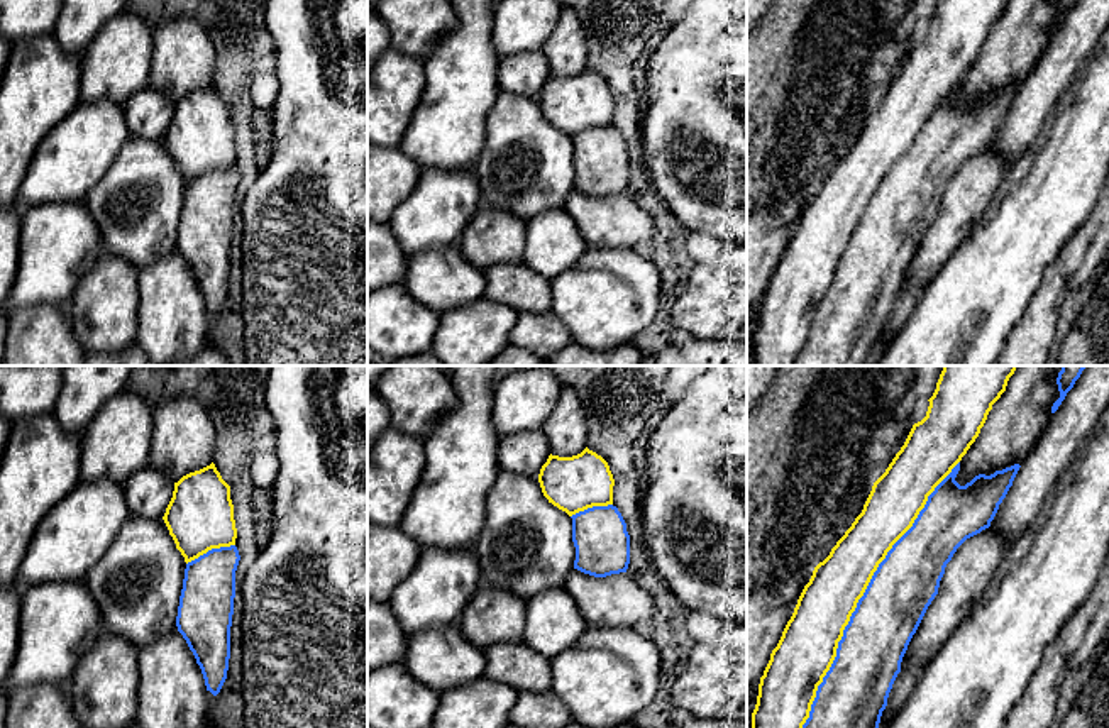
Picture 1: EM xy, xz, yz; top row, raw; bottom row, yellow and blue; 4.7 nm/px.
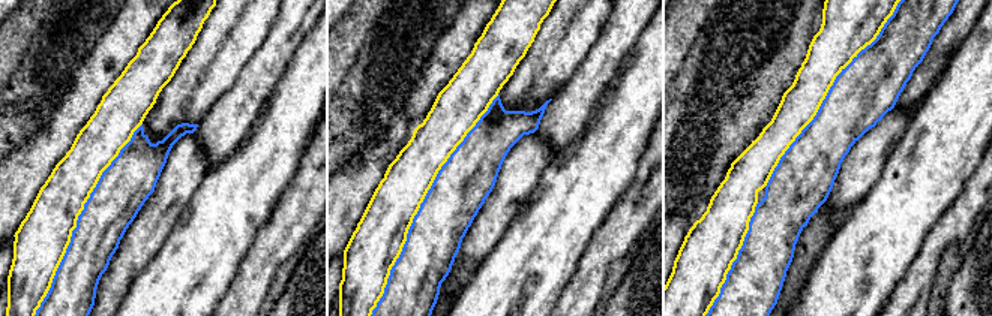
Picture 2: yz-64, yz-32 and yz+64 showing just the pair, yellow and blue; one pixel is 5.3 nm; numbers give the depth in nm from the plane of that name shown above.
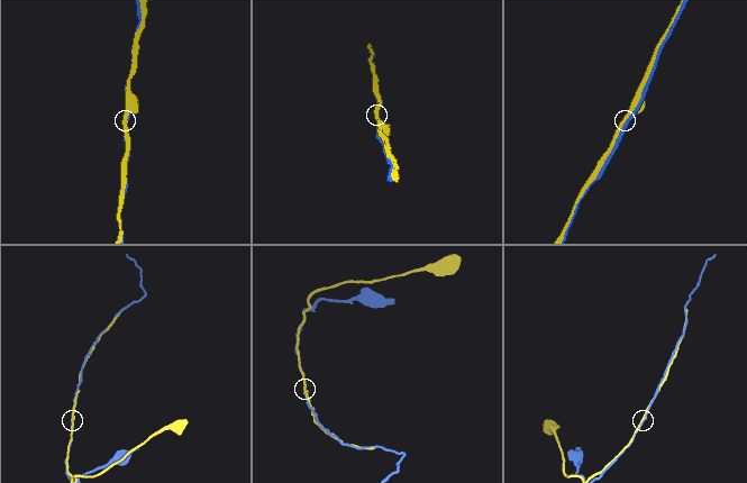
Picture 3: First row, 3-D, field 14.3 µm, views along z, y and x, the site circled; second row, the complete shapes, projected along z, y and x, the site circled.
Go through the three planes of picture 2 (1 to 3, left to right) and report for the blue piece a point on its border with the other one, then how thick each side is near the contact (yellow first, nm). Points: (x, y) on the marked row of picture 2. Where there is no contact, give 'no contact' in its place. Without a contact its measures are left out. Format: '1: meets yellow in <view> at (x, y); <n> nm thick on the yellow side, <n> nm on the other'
1: meets yellow in yz-64 at (77, 219); 280 nm thick on the yellow side, 280 nm on the other
2: meets yellow in yz-32 at (419, 205); 280 nm thick on the yellow side, 300 nm on the other
3: meets yellow in yz+64 at (827, 92); 240 nm thick on the yellow side, 320 nm on the other

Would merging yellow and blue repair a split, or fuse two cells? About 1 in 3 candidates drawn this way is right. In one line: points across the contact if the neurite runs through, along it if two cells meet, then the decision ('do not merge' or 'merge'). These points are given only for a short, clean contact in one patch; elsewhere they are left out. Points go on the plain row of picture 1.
do not merge

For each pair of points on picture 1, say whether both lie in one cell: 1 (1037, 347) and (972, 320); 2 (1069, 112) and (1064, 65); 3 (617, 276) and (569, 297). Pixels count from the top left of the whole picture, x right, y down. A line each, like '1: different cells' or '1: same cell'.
1: different cells
2: different cells
3: same cell

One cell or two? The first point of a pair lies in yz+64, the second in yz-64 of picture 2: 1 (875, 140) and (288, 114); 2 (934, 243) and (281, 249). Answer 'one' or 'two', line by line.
1: two
2: one

